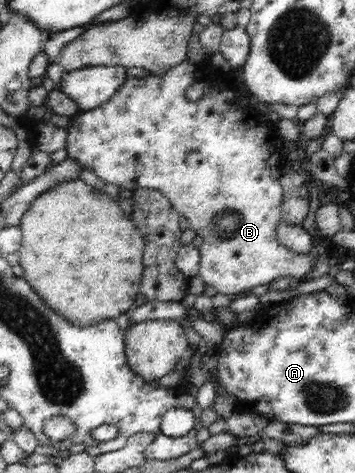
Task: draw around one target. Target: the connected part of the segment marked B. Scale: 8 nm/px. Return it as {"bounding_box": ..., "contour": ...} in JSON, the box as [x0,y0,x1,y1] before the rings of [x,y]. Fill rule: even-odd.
{"bounding_box":[66,60,317,294],"contour":[[[185,60],[177,64],[166,74],[162,76],[148,75],[147,77],[131,77],[124,81],[120,86],[118,92],[106,102],[100,104],[98,108],[91,108],[90,111],[80,111],[76,116],[70,119],[69,126],[66,128],[68,133],[68,140],[66,140],[67,159],[74,160],[76,163],[86,167],[94,172],[98,178],[101,178],[106,184],[115,184],[118,187],[126,188],[126,190],[136,190],[136,188],[150,188],[152,190],[159,190],[170,202],[173,204],[174,210],[183,216],[190,225],[190,229],[196,235],[202,237],[200,251],[200,264],[197,275],[202,278],[208,286],[214,286],[218,293],[234,294],[239,292],[249,291],[255,286],[261,284],[268,284],[272,280],[282,277],[292,277],[301,280],[302,276],[306,276],[317,258],[317,251],[314,252],[294,252],[288,250],[278,243],[276,232],[277,225],[281,222],[282,200],[284,198],[284,191],[281,185],[281,178],[284,172],[282,165],[282,151],[284,147],[281,145],[280,137],[277,135],[276,124],[268,121],[261,113],[254,112],[251,116],[244,116],[240,114],[244,108],[242,106],[214,106],[214,90],[208,90],[206,96],[202,96],[198,102],[189,102],[186,98],[186,89],[192,87],[196,80],[198,80],[198,71],[201,69],[200,65],[189,60]]]}

